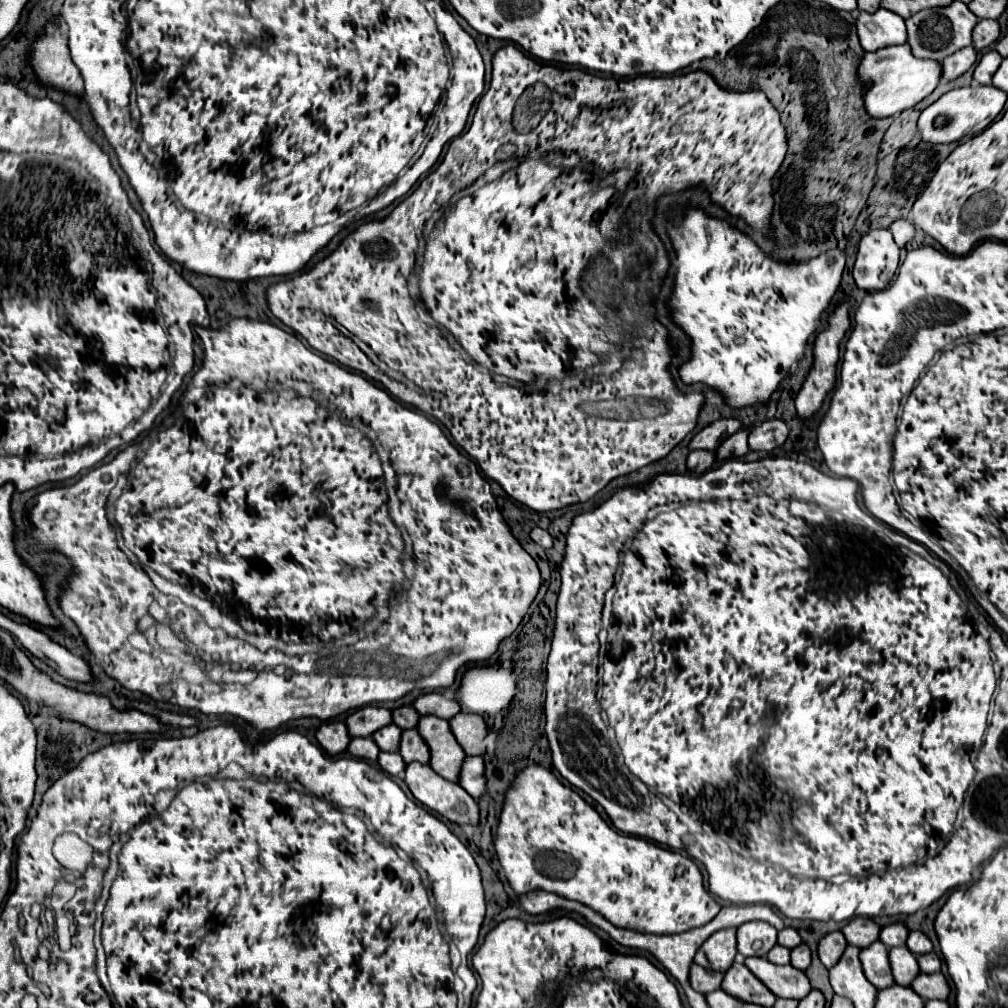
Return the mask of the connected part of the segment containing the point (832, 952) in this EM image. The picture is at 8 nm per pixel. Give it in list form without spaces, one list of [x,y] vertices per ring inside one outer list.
[[[829,932],[821,942],[819,942],[819,960],[823,962],[823,966],[831,968],[833,964],[837,964],[837,960],[841,958],[841,952],[845,952],[847,948],[847,940],[841,932]]]

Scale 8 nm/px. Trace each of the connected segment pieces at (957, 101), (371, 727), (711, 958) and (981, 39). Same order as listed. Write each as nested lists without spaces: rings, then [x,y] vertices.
[[[967,86],[967,88],[955,88],[943,94],[937,102],[933,102],[929,108],[925,108],[919,116],[919,132],[925,142],[931,144],[949,144],[957,142],[965,136],[973,138],[979,132],[983,132],[987,126],[995,122],[999,112],[1003,110],[1007,100],[1007,94],[993,88],[993,86]]]
[[[377,706],[359,708],[345,720],[351,736],[371,736],[371,732],[377,732],[379,728],[385,728],[391,722],[393,722],[391,710]]]
[[[735,928],[719,930],[703,942],[699,952],[695,954],[695,962],[699,966],[705,966],[707,970],[725,972],[735,960],[735,954],[737,954],[735,944],[737,944],[735,942]]]
[[[979,20],[973,30],[975,50],[983,50],[983,48],[995,44],[999,40],[999,34],[1001,34],[1001,28],[999,28],[997,20]]]

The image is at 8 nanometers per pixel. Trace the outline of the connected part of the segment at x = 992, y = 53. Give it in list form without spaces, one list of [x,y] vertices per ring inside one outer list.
[[[989,50],[987,54],[983,54],[983,58],[979,60],[975,72],[973,72],[973,80],[977,84],[991,84],[993,74],[997,72],[999,64],[1001,64],[1001,54],[997,50]]]

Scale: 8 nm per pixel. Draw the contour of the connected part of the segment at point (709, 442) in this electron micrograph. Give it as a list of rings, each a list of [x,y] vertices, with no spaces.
[[[721,418],[709,426],[705,426],[701,432],[697,432],[691,440],[693,450],[717,450],[717,446],[731,434],[735,434],[741,428],[741,422],[735,418]]]

